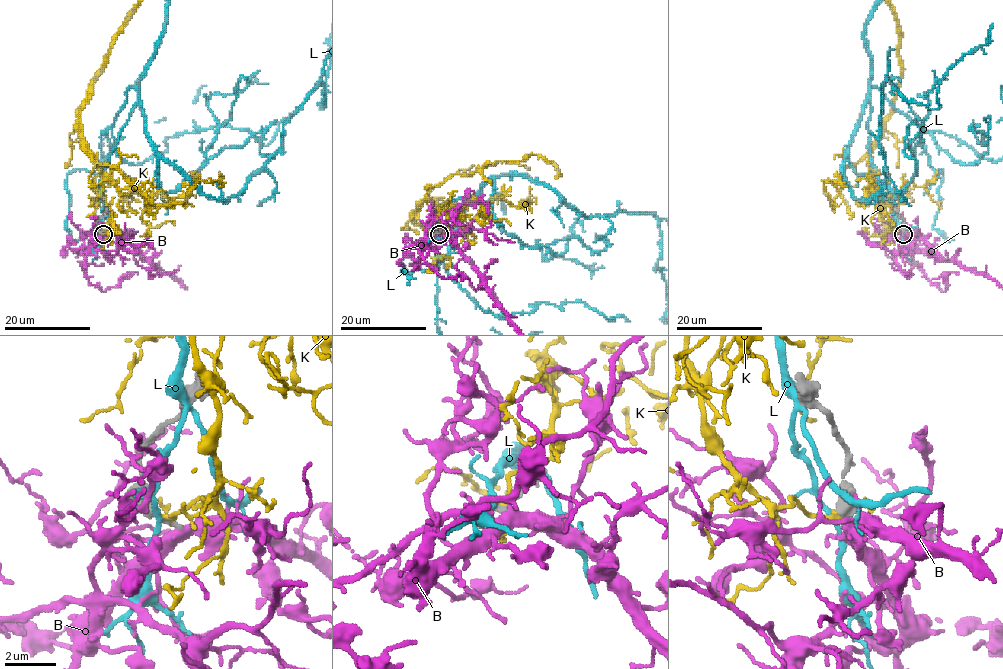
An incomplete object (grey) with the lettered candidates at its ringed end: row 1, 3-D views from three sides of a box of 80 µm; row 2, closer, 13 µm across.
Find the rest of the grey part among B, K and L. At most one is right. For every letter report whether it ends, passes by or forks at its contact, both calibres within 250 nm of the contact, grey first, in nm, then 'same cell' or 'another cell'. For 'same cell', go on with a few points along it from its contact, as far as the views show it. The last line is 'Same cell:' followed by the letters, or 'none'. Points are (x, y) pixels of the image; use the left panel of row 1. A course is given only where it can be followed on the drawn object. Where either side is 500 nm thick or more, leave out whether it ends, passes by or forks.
B: it forks | 190/360 nm | another cell
K: it passes by | 460/180 nm | another cell
L: it passes by | 380/180 nm | another cell
Same cell: none

